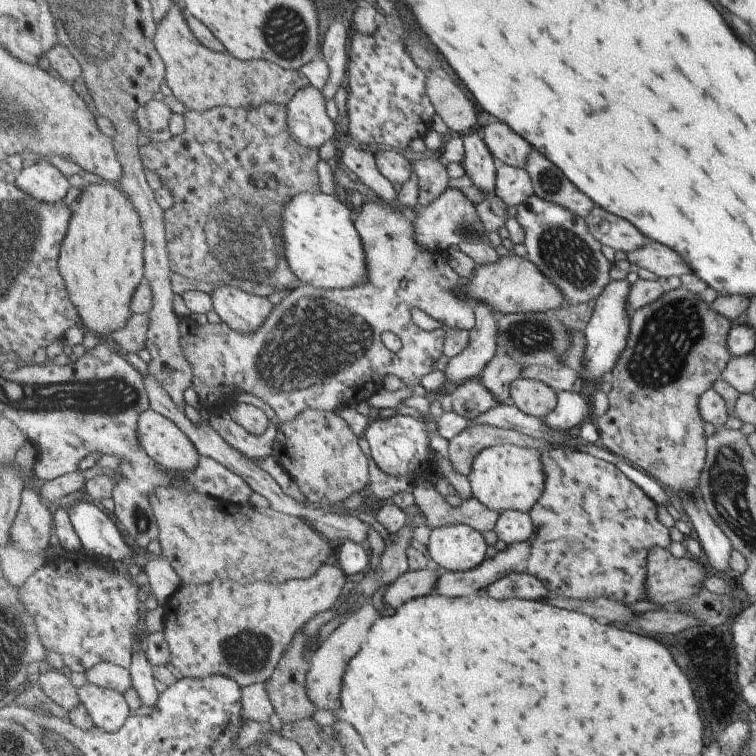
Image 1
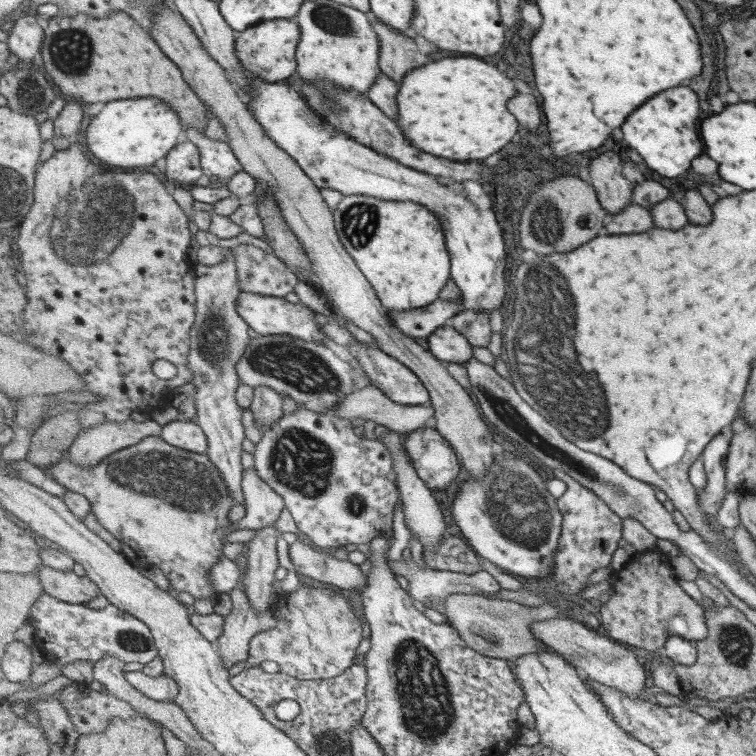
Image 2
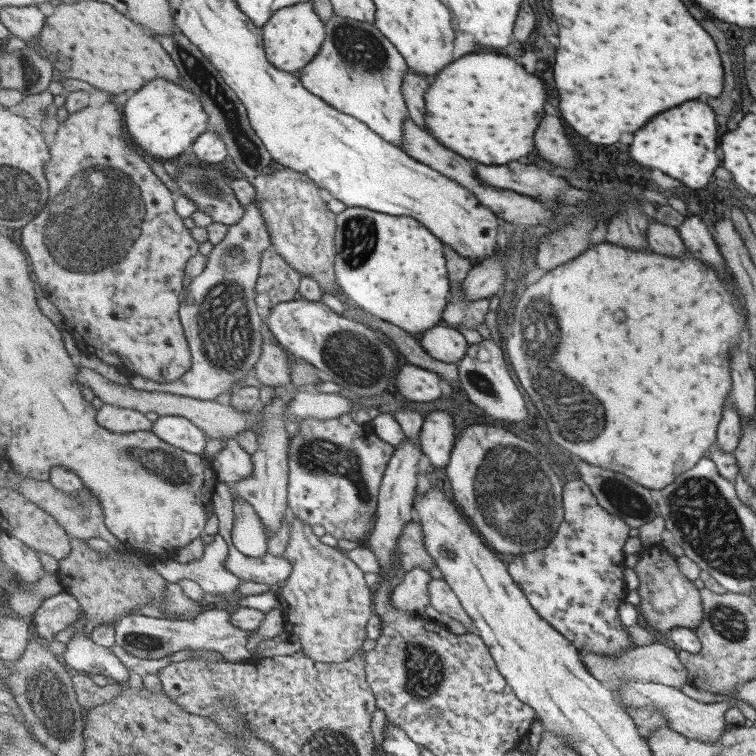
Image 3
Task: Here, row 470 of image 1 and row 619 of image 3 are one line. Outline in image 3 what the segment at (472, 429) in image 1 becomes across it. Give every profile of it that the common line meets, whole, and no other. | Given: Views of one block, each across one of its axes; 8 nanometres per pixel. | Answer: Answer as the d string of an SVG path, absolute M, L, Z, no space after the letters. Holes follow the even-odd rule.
M431 579L429 592L431 606L434 609L440 614L450 615L460 620L467 627L468 632L479 635L477 627L473 624L473 619L469 617L457 593L445 579Z

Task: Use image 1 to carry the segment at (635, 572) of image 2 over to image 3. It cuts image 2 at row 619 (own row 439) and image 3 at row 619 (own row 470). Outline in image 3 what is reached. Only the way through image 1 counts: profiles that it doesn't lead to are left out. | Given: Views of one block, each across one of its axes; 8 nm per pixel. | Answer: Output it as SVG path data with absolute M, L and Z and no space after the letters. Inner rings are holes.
M660 544L649 547L640 555L633 569L639 578L639 587L636 590L641 602L637 609L647 628L649 625L659 634L665 634L677 627L696 630L701 626L705 616L701 591L679 570L677 557L669 554L669 550Z

